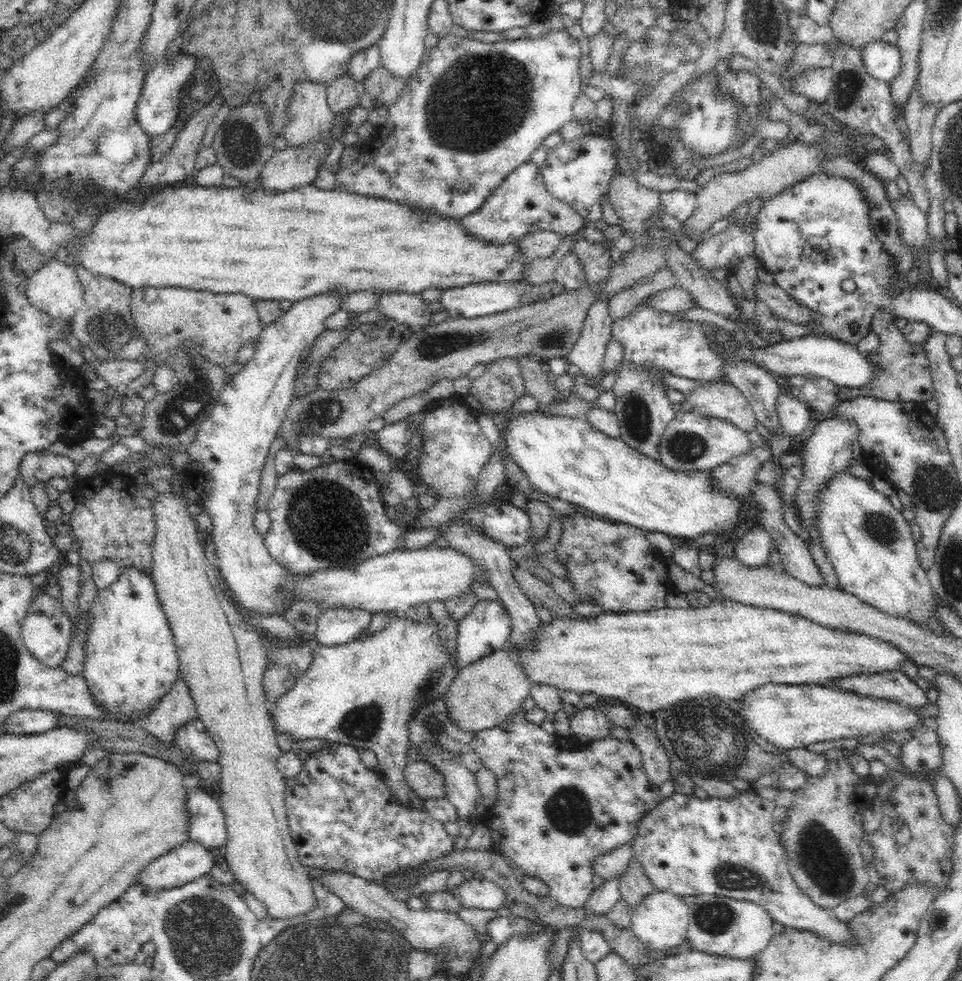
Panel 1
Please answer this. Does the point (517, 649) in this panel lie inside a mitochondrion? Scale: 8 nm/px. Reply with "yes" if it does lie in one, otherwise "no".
no

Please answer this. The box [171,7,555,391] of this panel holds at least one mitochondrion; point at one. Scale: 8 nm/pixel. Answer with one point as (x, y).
(478, 104)

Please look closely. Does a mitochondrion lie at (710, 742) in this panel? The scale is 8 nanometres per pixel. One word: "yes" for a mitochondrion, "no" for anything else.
yes

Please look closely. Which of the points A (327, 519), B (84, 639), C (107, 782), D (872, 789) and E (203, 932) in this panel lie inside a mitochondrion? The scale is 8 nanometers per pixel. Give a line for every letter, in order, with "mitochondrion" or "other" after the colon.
A: mitochondrion
B: other
C: mitochondrion
D: other
E: mitochondrion

